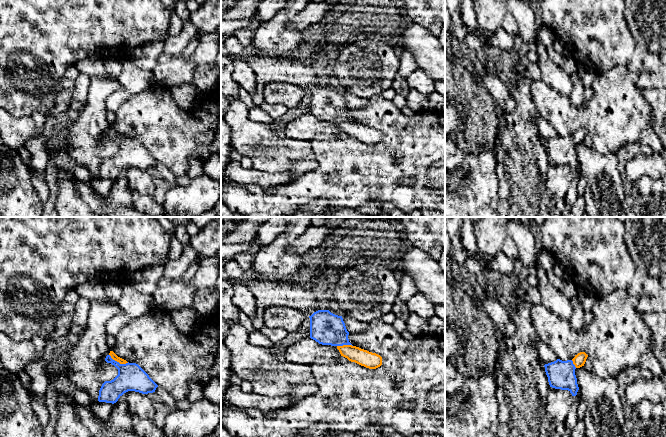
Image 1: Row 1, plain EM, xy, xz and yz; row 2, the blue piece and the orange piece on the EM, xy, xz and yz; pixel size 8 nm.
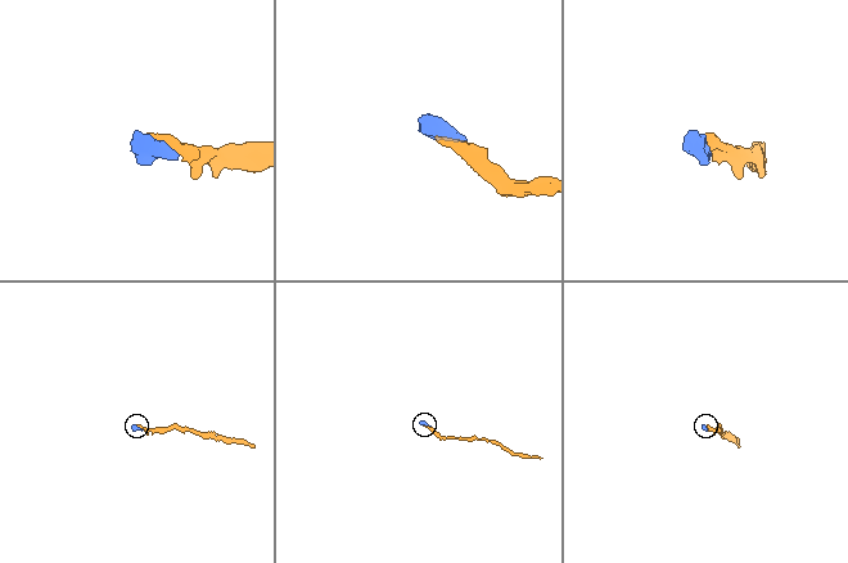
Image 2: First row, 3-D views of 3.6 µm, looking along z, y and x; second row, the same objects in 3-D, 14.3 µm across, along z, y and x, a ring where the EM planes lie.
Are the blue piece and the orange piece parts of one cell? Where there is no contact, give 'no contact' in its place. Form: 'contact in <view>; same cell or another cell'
contact in xy; same cell

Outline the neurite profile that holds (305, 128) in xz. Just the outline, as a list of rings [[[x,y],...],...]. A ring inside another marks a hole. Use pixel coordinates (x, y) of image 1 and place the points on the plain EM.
[[[311,114],[290,121],[284,128],[283,136],[301,142],[311,142],[317,135],[335,136],[341,130],[337,122],[322,121]]]

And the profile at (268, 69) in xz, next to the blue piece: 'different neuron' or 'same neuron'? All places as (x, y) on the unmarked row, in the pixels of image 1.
same neuron

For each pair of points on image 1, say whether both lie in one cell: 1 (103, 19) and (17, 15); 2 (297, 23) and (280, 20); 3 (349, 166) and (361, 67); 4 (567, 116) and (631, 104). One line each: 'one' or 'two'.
1: one
2: two
3: two
4: one

